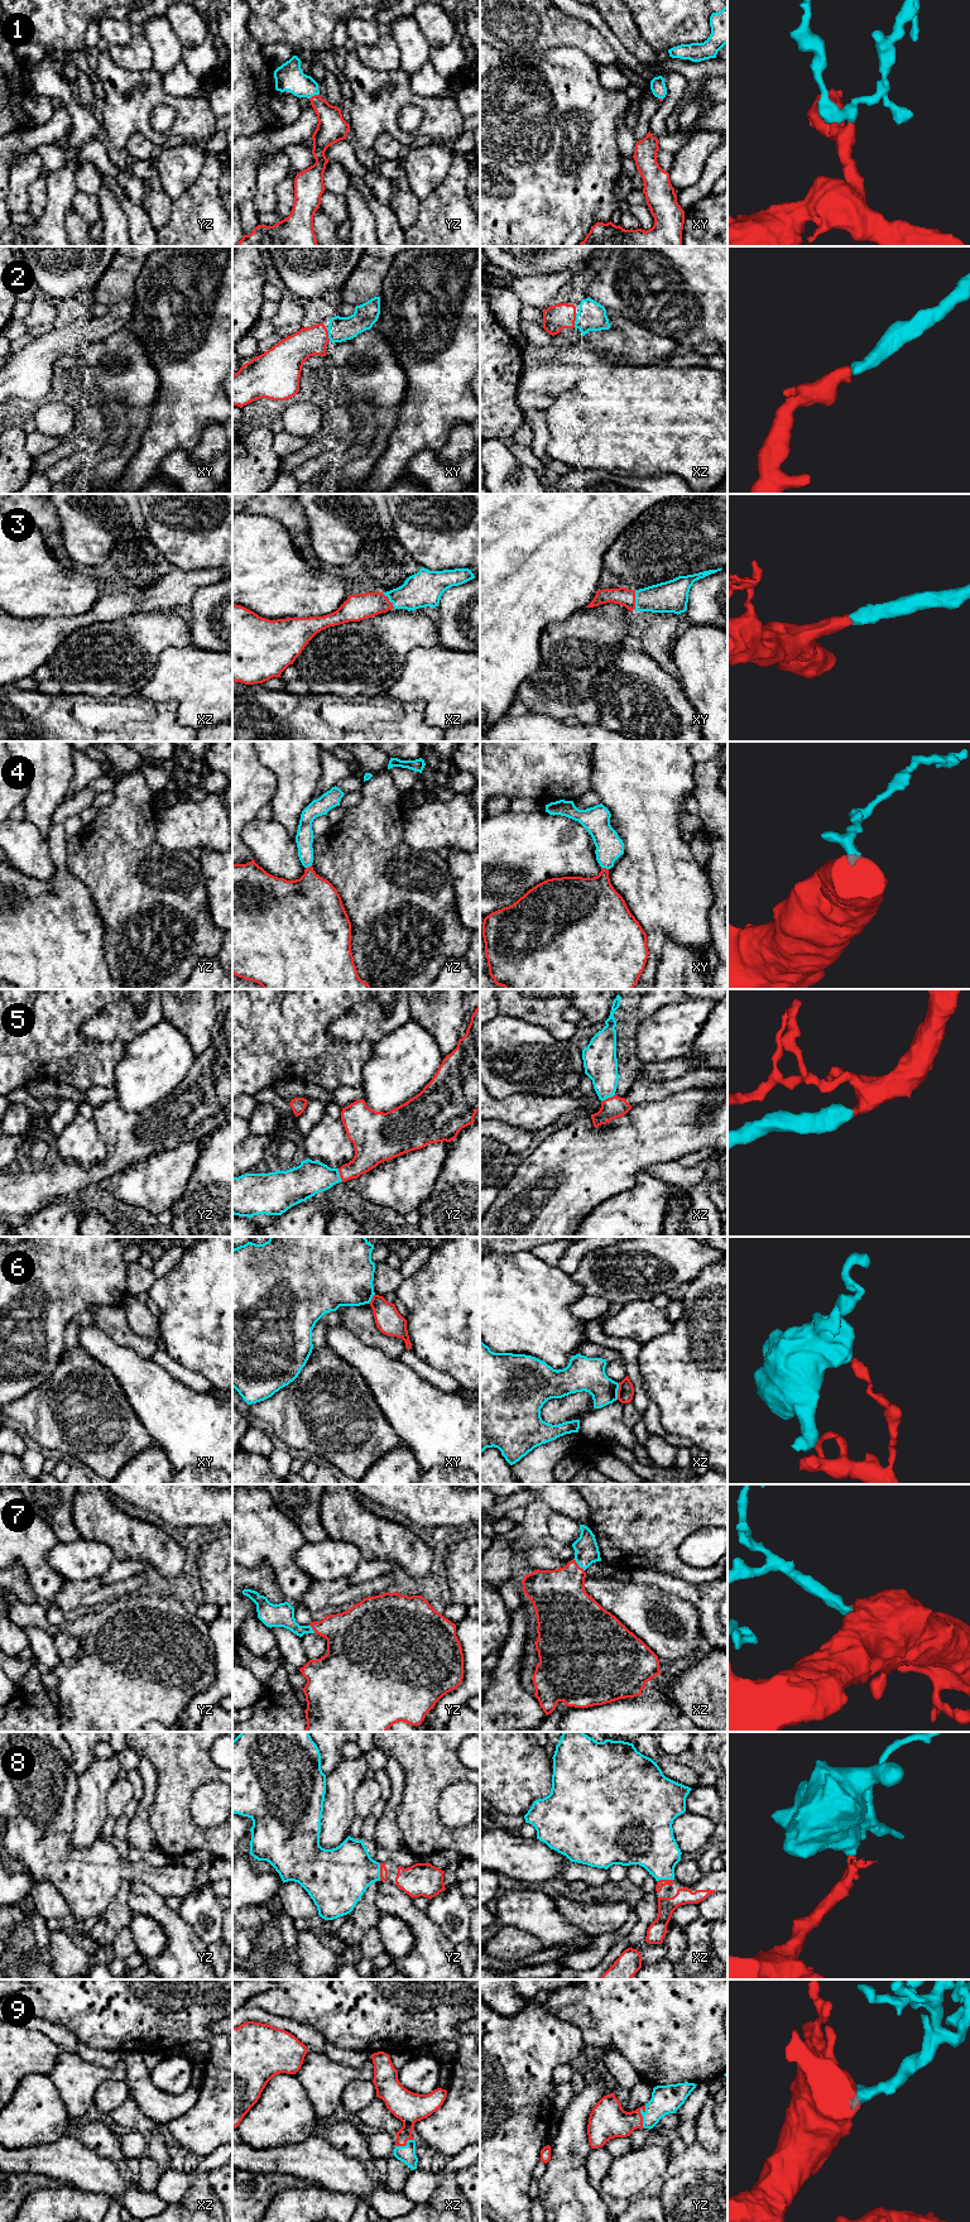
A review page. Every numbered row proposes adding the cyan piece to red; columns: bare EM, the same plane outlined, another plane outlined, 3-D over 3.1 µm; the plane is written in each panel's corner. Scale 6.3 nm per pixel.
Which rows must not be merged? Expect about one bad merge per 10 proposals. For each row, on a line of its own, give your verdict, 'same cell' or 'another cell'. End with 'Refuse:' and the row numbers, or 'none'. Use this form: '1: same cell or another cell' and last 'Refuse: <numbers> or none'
1: same cell
2: same cell
3: same cell
4: same cell
5: same cell
6: another cell
7: same cell
8: same cell
9: same cell
Refuse: 6

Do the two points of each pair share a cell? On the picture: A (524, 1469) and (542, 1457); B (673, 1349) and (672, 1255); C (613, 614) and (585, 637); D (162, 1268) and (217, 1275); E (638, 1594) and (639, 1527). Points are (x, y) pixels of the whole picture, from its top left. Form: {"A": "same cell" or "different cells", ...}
{"A": "same cell", "B": "different cells", "C": "same cell", "D": "different cells", "E": "different cells"}

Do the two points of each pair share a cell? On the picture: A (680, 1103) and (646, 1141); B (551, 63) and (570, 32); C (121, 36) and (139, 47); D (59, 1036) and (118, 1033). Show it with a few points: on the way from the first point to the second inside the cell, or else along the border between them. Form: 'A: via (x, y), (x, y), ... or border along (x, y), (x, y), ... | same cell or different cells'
A: via (675, 1112), (654, 1132) | same cell
B: border along (533, 52), (575, 46), (589, 58) | different cells
C: border along (134, 36), (124, 44), (109, 44) | different cells
D: border along (100, 1011), (81, 1032), (111, 1045) | different cells

